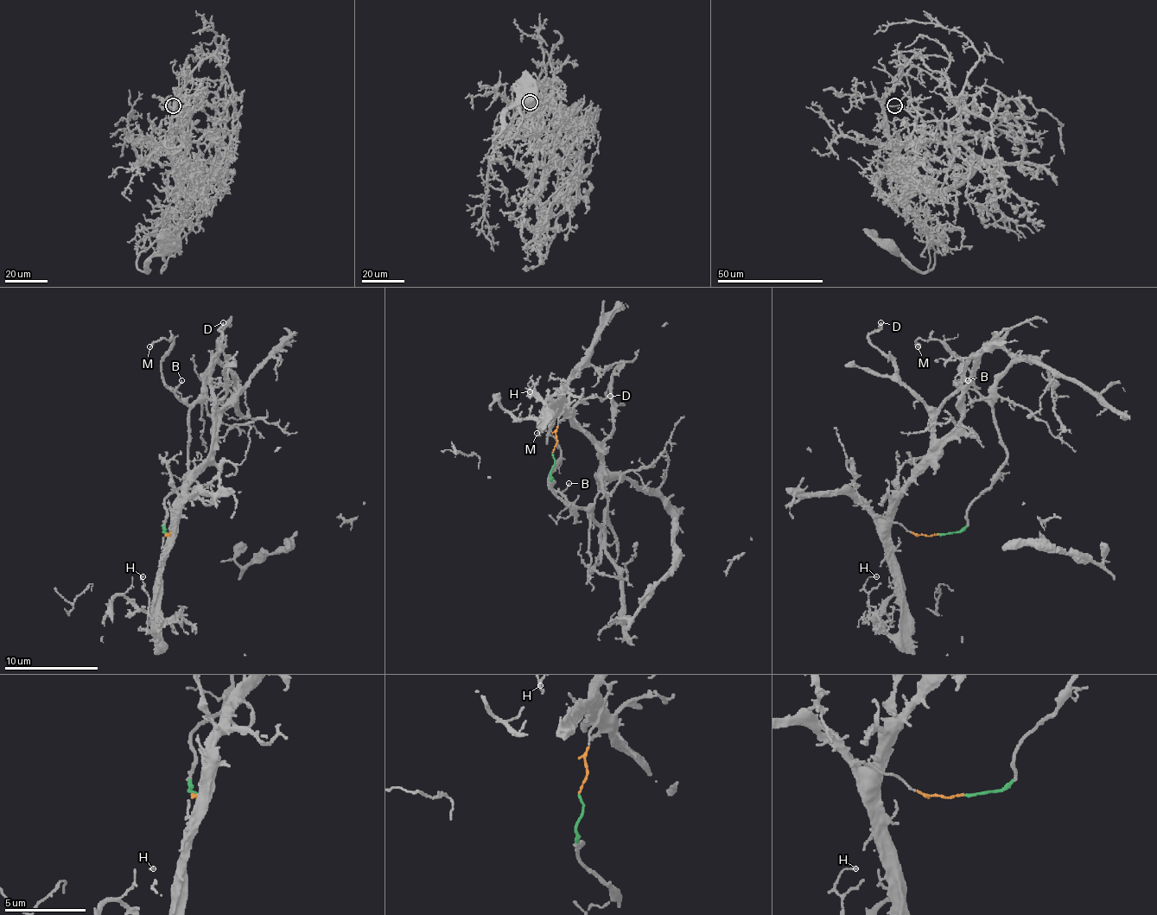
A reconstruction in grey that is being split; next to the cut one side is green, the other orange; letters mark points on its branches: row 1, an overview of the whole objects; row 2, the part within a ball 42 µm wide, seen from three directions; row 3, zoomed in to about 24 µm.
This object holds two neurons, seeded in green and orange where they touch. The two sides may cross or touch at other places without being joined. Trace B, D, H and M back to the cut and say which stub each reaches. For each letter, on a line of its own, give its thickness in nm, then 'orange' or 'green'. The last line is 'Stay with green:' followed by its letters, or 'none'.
B: calibre 110 nm; green
D: calibre 160 nm; orange
H: calibre 110 nm; orange
M: calibre 180 nm; green
Stay with green: B, M

